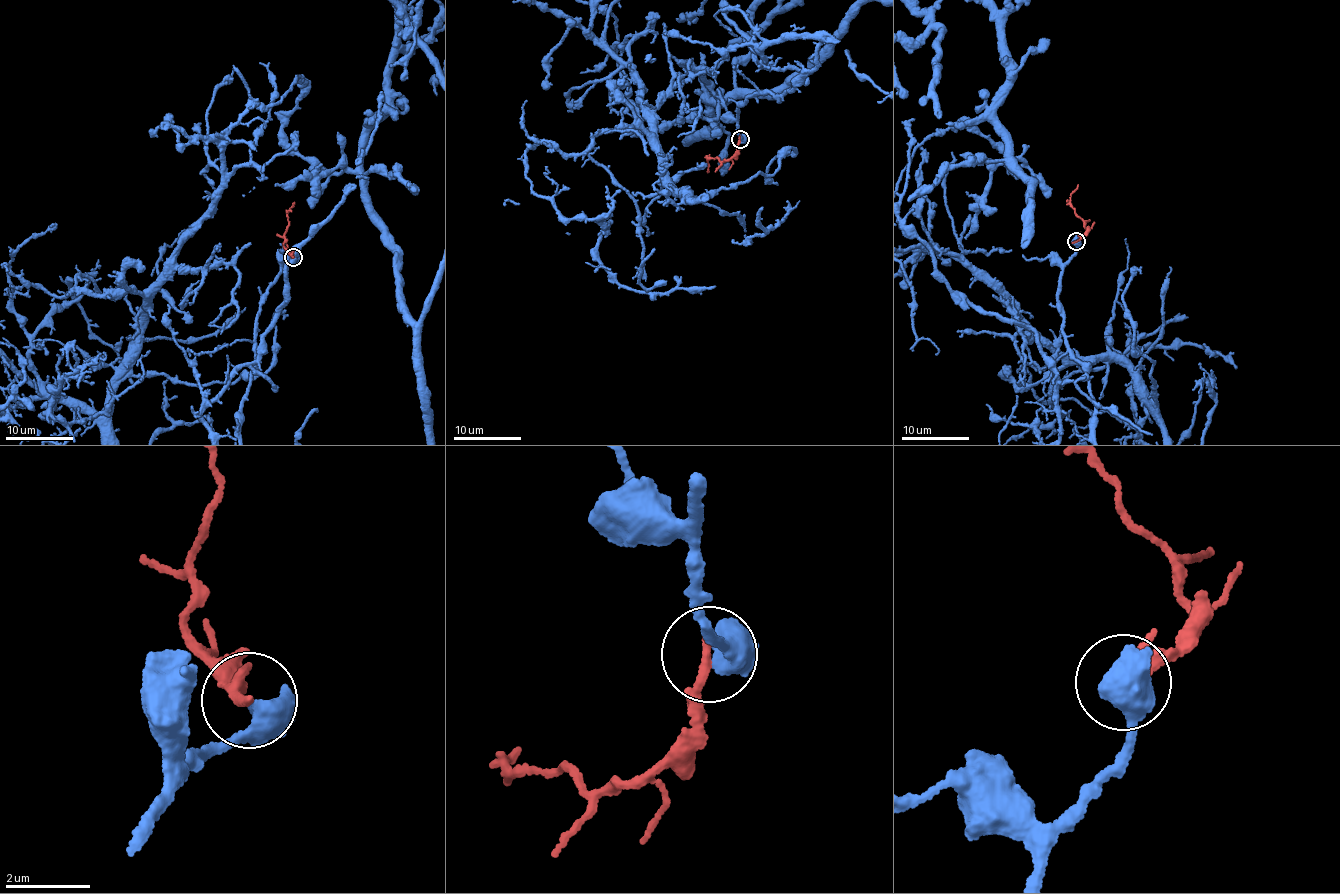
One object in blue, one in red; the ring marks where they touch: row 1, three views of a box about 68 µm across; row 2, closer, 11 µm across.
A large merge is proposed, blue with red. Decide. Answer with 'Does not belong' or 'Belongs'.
Does not belong

